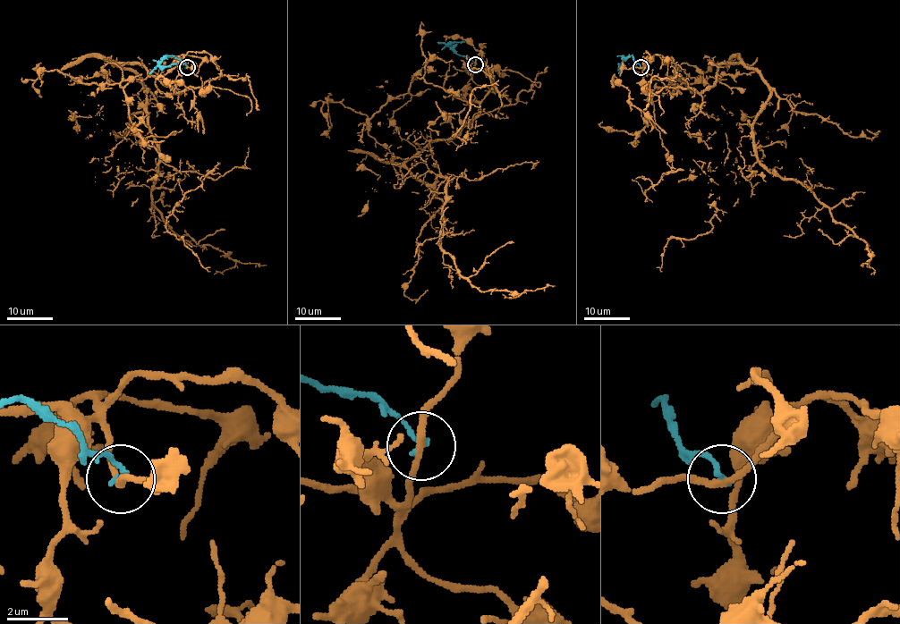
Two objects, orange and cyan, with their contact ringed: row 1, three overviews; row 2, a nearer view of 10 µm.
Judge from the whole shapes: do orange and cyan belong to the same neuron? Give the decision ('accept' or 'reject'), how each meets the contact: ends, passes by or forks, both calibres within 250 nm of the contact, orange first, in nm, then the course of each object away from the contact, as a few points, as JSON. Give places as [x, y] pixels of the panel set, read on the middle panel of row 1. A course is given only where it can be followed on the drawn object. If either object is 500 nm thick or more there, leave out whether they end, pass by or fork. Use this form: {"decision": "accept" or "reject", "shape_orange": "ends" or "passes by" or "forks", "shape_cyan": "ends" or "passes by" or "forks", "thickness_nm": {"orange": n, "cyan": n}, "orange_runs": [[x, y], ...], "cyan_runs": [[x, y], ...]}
{"decision": "reject", "shape_orange": "passes by", "shape_cyan": "ends", "thickness_nm": {"orange": 220, "cyan": 160}, "orange_runs": [[475, 64], [444, 88], [479, 113], [399, 175], [369, 120], [412, 76], [459, 96], [461, 139], [498, 85]], "cyan_runs": [[475, 64], [467, 56], [457, 54], [449, 45], [465, 41]]}

